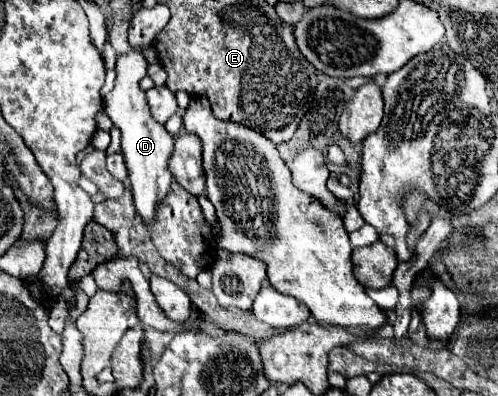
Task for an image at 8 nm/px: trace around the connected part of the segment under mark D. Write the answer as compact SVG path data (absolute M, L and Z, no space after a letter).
M130 50L126 54L118 54L114 90L110 90L104 96L104 112L110 116L112 124L122 132L122 152L128 166L128 178L132 184L134 206L136 206L136 212L142 216L144 224L150 226L150 220L154 220L154 210L158 208L158 202L170 190L172 174L168 170L168 158L170 158L174 140L168 134L166 126L152 118L148 110L146 94L138 86L138 82L148 74L146 68L148 68L148 62L144 60L142 52Z

